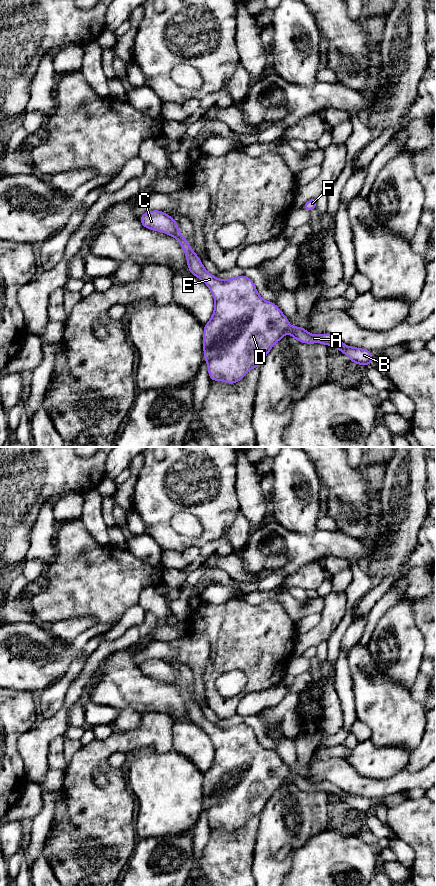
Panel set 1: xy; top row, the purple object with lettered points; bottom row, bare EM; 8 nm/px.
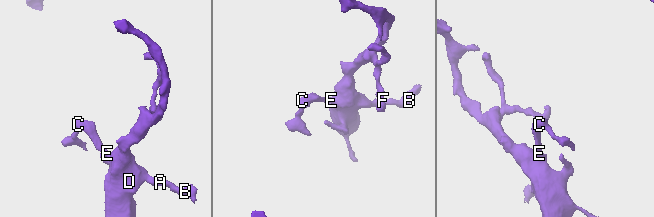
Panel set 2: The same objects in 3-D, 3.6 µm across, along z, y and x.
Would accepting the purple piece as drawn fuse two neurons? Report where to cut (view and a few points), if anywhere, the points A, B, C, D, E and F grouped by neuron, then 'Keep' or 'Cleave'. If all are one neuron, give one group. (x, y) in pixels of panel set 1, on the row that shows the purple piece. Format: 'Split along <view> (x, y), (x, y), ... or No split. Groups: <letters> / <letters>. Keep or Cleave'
No split. Groups: A B C D E F. Keep

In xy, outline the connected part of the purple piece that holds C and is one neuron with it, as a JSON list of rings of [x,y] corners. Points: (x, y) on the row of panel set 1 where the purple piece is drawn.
[[[152,210],[140,216],[139,220],[145,228],[166,233],[178,240],[185,252],[189,273],[201,279],[209,287],[215,299],[214,312],[208,323],[204,325],[203,335],[204,360],[208,365],[211,382],[223,380],[227,384],[235,384],[242,380],[249,370],[262,364],[274,344],[283,339],[288,332],[293,339],[301,343],[322,343],[328,347],[335,346],[339,352],[349,357],[350,362],[363,366],[372,364],[373,353],[369,350],[347,346],[328,333],[313,335],[301,326],[291,327],[288,318],[274,302],[265,301],[260,297],[253,280],[247,276],[241,275],[220,280],[207,272],[200,258],[180,233],[177,222],[167,213]]]

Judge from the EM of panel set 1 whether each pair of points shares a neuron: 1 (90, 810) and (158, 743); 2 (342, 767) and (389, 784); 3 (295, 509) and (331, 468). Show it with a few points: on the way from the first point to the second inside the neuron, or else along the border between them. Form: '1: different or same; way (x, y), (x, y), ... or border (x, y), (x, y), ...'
1: same; way (87, 782), (87, 768), (110, 745), (130, 741)
2: same; way (354, 779), (360, 785), (377, 785)
3: different; border (311, 462), (320, 483)

